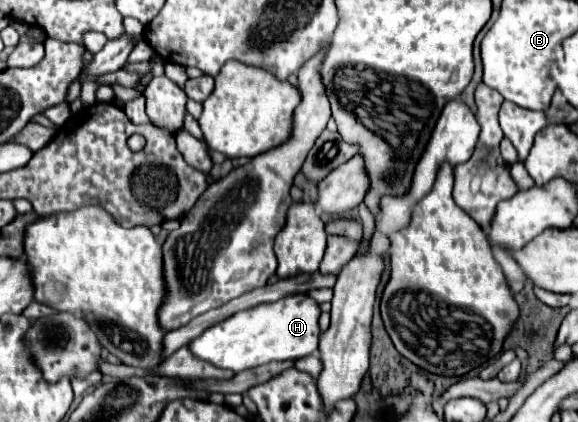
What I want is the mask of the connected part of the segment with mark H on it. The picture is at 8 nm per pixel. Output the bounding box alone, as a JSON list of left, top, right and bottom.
[190,293,320,373]

